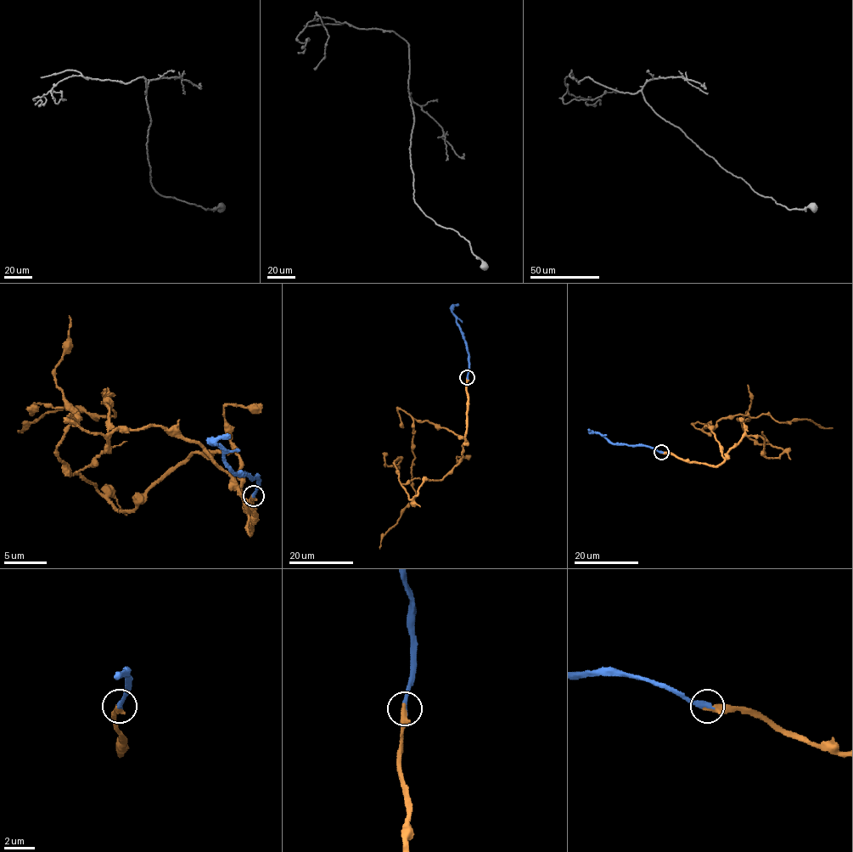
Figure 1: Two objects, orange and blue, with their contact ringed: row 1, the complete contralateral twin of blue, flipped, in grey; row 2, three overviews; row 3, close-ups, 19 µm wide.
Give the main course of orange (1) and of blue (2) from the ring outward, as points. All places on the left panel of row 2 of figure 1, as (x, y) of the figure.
1: (253, 495), (250, 532), (195, 442), (160, 426), (109, 443), (111, 394), (114, 416), (59, 407), (19, 431)
2: (253, 495), (257, 478), (242, 476), (225, 461), (225, 452), (212, 443), (229, 435)

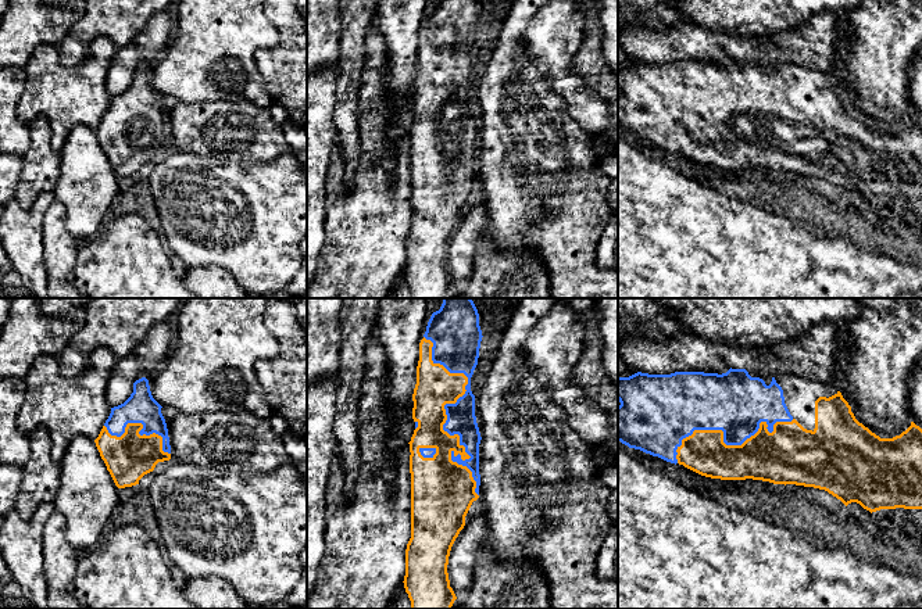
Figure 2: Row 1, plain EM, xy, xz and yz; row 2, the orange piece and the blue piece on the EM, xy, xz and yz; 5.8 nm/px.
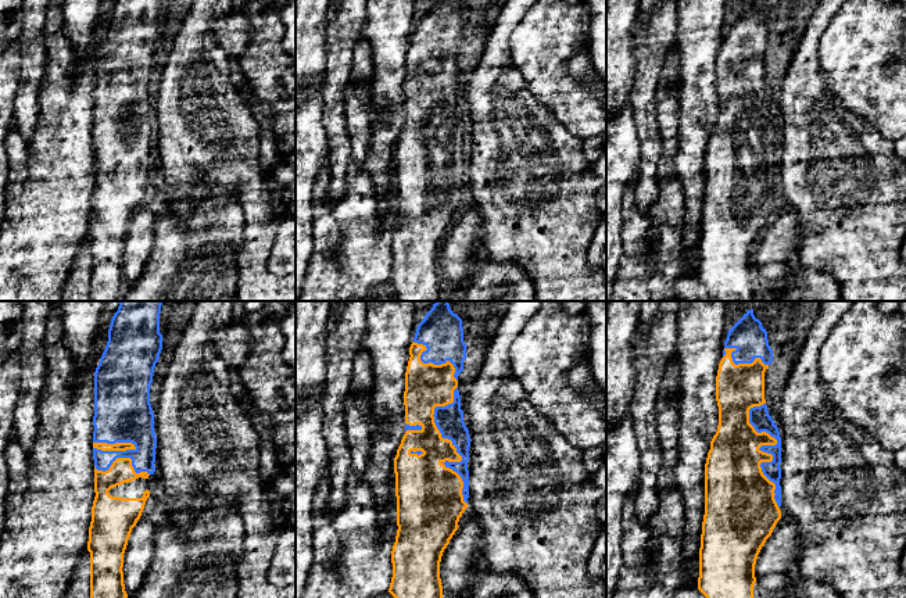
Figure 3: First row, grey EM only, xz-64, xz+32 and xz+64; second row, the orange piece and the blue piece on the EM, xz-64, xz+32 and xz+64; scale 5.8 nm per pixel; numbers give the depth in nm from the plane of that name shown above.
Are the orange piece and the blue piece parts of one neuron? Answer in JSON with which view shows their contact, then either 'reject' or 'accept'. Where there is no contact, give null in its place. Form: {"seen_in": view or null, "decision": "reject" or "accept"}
{"seen_in": "xz", "decision": "accept"}

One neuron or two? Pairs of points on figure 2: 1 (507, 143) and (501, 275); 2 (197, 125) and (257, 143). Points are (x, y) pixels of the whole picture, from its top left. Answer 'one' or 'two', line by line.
1: two
2: one

